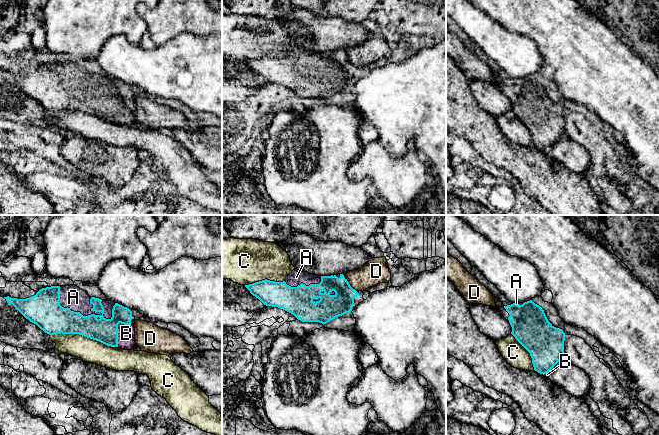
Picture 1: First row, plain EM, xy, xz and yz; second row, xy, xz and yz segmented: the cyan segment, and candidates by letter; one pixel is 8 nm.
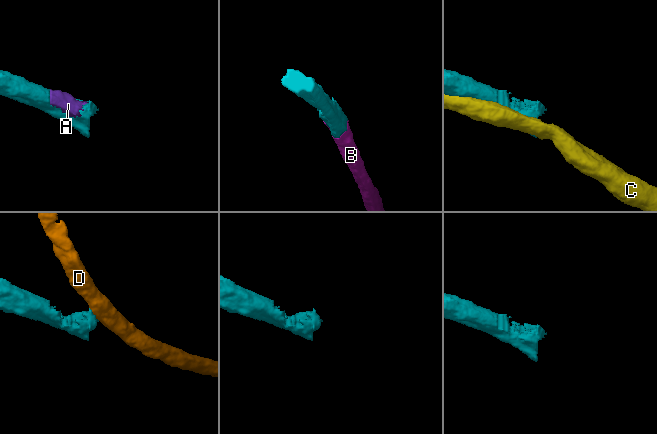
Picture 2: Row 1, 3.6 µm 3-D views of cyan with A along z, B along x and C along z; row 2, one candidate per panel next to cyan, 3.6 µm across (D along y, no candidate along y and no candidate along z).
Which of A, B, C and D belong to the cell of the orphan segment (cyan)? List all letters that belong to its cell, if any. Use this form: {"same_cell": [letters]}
{"same_cell": ["A", "B"]}

